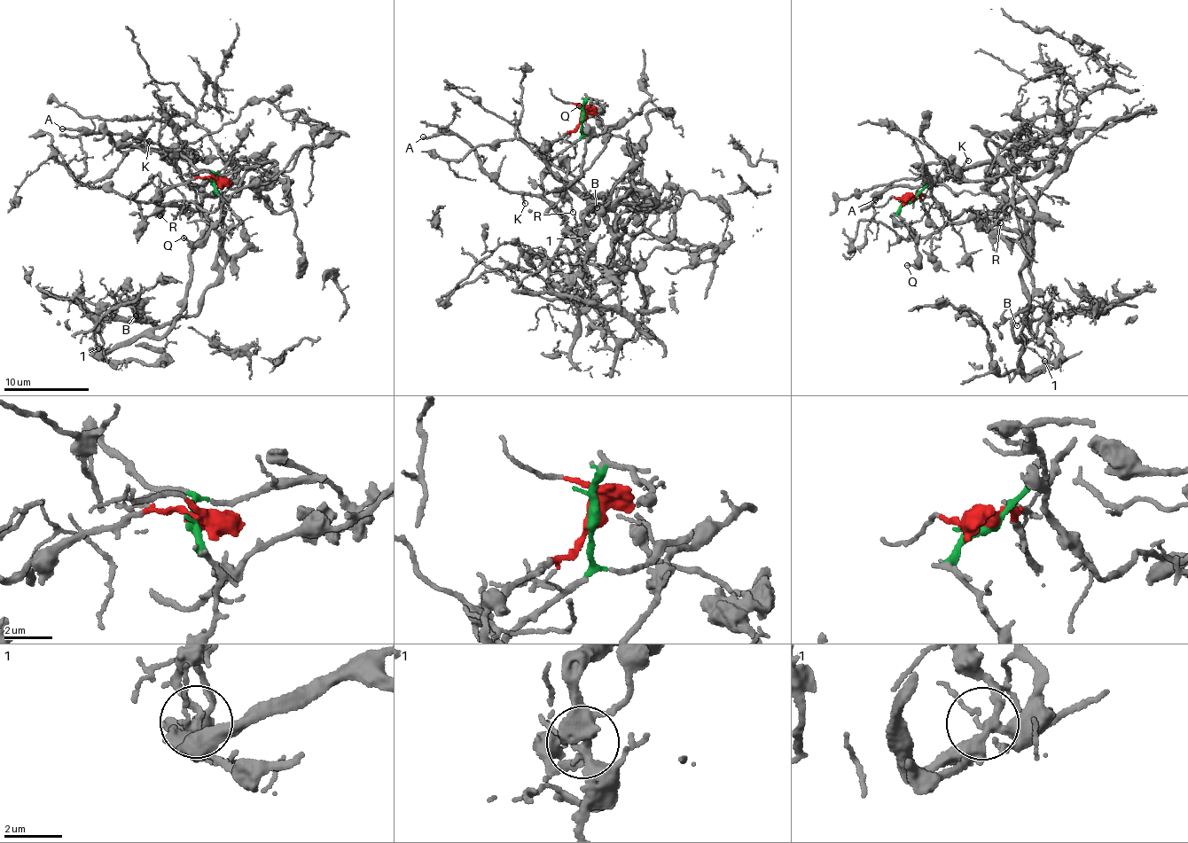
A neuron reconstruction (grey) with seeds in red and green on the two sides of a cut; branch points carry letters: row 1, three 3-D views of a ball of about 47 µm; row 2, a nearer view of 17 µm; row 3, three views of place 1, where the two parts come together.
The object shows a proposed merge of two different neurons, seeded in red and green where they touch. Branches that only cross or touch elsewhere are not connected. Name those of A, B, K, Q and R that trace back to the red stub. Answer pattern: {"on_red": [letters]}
{"on_red": ["B", "R"]}

